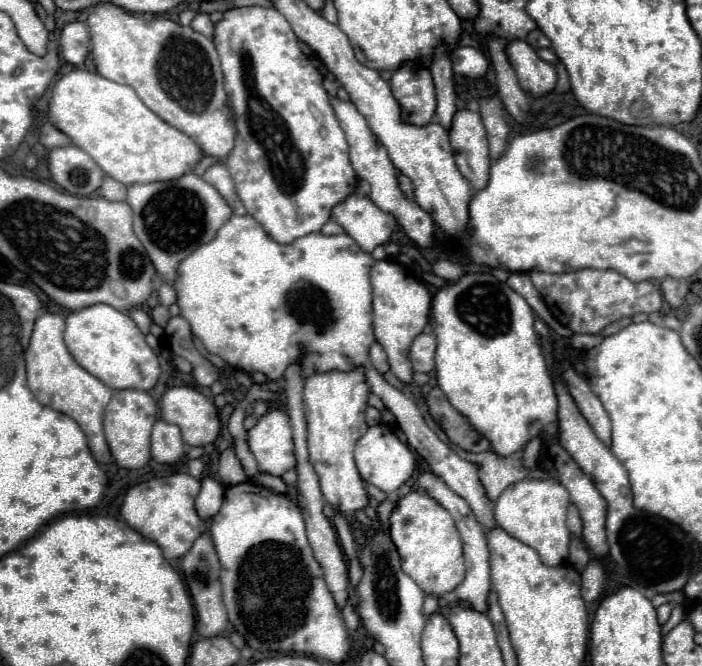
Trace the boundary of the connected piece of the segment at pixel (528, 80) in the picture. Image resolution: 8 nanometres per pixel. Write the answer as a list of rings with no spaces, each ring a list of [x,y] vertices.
[[[512,41],[508,43],[508,59],[514,67],[520,87],[526,93],[542,97],[550,93],[556,85],[556,69],[554,65],[542,61],[534,49],[526,41]]]

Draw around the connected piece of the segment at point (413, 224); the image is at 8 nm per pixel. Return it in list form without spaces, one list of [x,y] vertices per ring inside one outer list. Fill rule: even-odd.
[[[332,99],[332,107],[334,113],[346,133],[346,141],[350,147],[350,163],[356,171],[356,175],[364,181],[370,183],[372,191],[370,191],[370,201],[384,213],[392,213],[398,221],[398,225],[402,227],[402,231],[422,249],[428,249],[434,243],[434,221],[432,217],[420,209],[420,205],[416,205],[414,199],[408,199],[400,187],[398,187],[398,179],[396,179],[396,167],[392,165],[384,145],[380,145],[380,141],[376,139],[376,135],[368,129],[366,119],[356,111],[356,107],[350,101],[340,101],[340,99]]]

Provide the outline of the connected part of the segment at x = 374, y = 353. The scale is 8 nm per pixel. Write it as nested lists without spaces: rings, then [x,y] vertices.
[[[374,343],[372,347],[370,347],[370,361],[372,361],[372,365],[380,371],[380,373],[386,373],[390,367],[388,367],[388,361],[386,361],[386,353],[384,353],[384,349],[378,345],[378,343]]]

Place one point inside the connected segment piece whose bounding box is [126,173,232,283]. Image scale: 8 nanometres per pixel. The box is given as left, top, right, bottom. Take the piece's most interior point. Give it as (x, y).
(171, 219)

